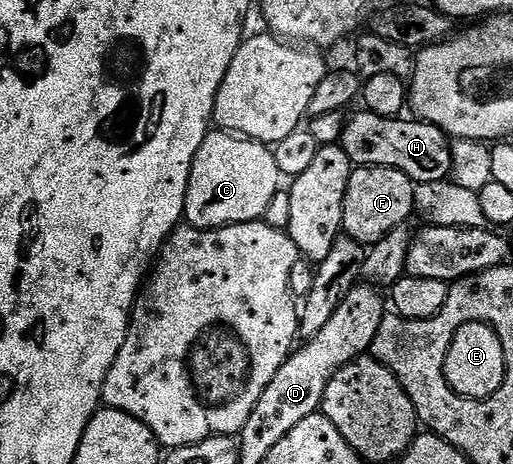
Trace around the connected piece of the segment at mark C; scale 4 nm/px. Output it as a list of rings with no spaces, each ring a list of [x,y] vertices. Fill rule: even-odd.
[[[210,129],[203,144],[199,144],[199,152],[195,152],[191,164],[184,221],[194,230],[218,230],[221,226],[264,219],[267,204],[271,204],[271,200],[275,200],[282,189],[281,182],[283,183],[283,176],[279,172],[279,164],[275,164],[273,151],[266,143],[242,138],[228,130]]]

